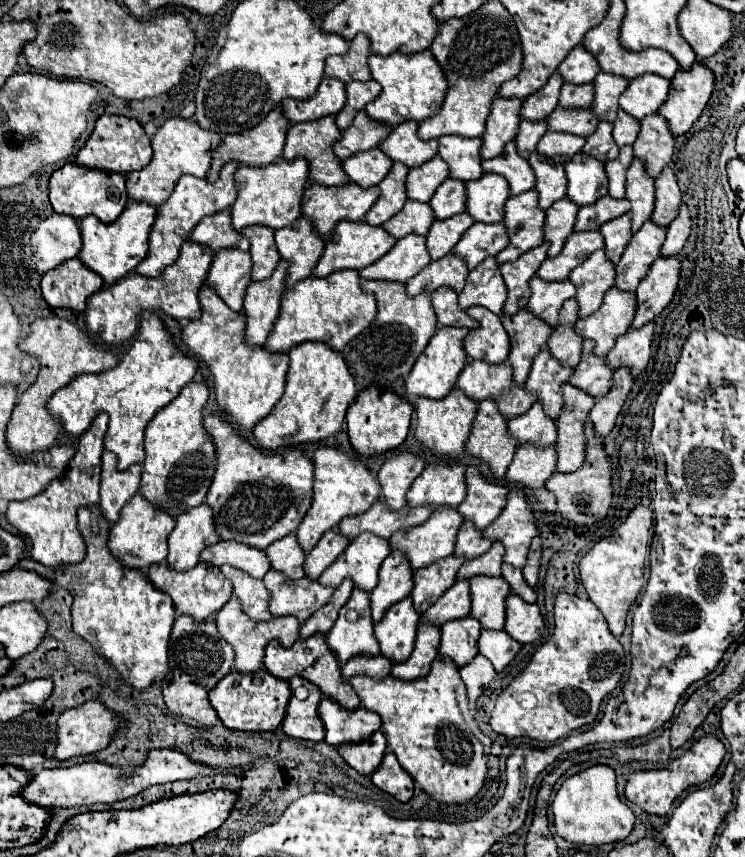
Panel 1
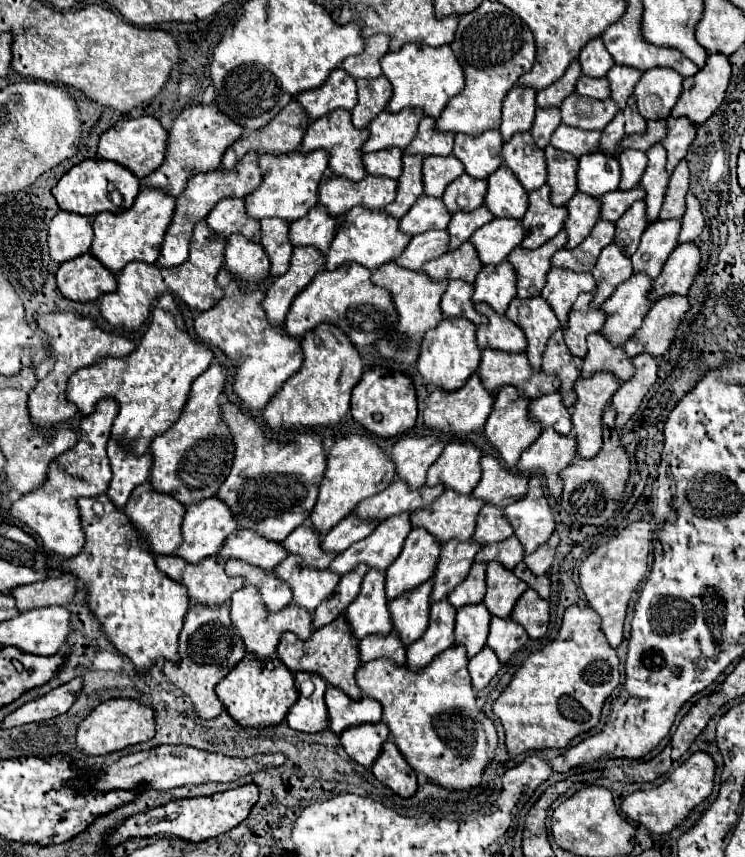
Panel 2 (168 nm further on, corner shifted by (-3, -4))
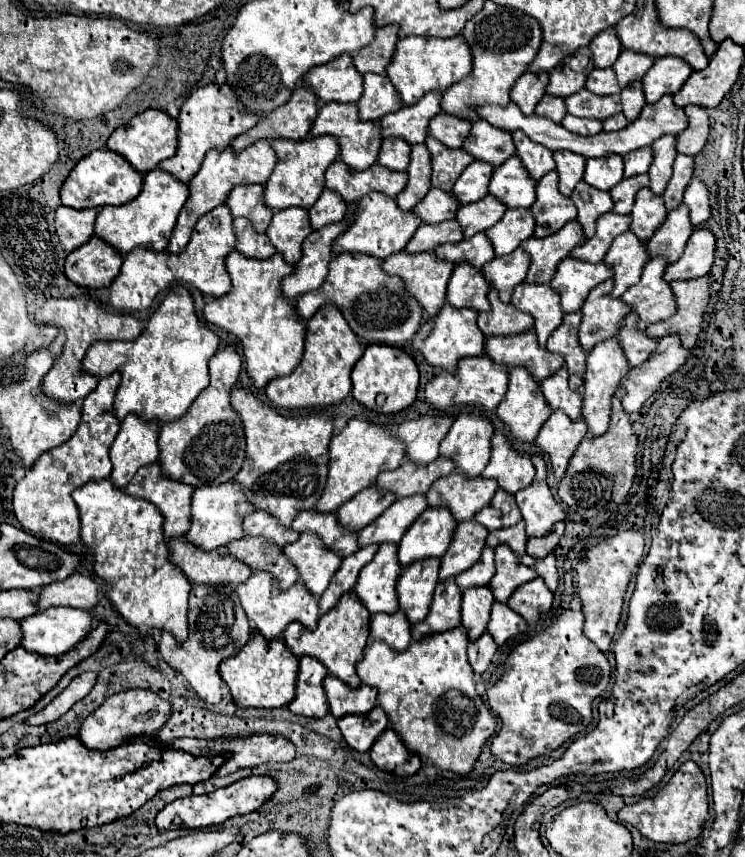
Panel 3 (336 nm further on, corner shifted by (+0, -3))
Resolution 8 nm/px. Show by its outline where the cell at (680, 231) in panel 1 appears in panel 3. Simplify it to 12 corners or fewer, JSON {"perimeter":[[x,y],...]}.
{"perimeter":[[691,179],[683,201],[699,227],[711,215],[709,189]]}

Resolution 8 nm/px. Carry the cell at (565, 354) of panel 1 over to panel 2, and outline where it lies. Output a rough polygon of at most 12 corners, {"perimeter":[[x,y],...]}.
{"perimeter":[[592,292],[578,296],[564,328],[564,342],[586,356],[586,336],[604,324],[604,312],[590,308]]}

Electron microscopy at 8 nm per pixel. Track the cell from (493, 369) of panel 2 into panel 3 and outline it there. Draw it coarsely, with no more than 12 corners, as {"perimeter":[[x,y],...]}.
{"perimeter":[[535,329],[495,335],[485,353],[507,367],[523,365],[535,381],[559,371],[565,359],[539,347]]}

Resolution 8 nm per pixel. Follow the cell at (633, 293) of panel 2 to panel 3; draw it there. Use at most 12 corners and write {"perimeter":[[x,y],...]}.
{"perimeter":[[653,257],[639,285],[621,297],[639,315],[639,329],[677,311],[663,279],[667,259]]}

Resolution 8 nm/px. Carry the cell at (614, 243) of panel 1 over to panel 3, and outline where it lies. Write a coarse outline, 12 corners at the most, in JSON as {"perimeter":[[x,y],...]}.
{"perimeter":[[643,187],[635,197],[631,231],[645,243],[663,225],[663,197]]}

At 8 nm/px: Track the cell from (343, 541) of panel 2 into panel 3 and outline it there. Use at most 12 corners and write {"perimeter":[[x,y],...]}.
{"perimeter":[[359,491],[339,507],[339,523],[361,531],[377,519],[395,495],[375,491]]}

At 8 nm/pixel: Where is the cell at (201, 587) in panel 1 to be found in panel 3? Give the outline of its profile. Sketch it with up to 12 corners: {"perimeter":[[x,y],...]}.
{"perimeter":[[167,539],[173,563],[191,583],[243,583],[253,573],[227,547],[199,551]]}

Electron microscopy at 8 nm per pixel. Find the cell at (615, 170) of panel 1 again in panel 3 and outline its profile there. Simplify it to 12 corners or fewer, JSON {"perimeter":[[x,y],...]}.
{"perimeter":[[653,149],[625,155],[625,177],[647,173]]}

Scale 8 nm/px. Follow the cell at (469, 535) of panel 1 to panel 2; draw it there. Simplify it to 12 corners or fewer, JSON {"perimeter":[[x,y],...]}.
{"perimeter":[[490,504],[478,514],[472,540],[480,546],[514,534],[500,508]]}

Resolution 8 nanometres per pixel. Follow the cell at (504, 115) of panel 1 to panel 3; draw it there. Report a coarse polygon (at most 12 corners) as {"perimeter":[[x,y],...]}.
{"perimeter":[[527,71],[515,83],[511,101],[525,115],[545,95],[549,73]]}

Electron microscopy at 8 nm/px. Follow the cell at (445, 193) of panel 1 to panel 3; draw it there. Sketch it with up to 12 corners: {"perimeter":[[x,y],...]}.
{"perimeter":[[473,161],[453,185],[461,205],[487,195],[493,165]]}

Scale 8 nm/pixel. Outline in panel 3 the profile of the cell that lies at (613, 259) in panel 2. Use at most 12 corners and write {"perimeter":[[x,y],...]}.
{"perimeter":[[633,231],[615,239],[603,261],[621,297],[639,283],[649,251]]}

